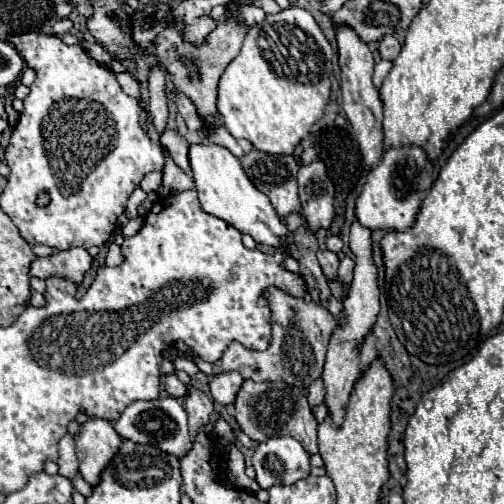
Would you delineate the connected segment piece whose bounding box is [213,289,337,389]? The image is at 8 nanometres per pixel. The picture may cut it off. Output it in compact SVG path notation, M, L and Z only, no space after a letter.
M269 289L269 301L273 313L273 341L269 349L257 353L233 343L229 345L221 361L213 363L213 371L217 375L237 371L243 379L285 381L289 385L299 385L307 389L323 373L325 349L329 345L331 333L337 327L337 319L325 307L313 303L311 299L289 297L289 293L281 289Z

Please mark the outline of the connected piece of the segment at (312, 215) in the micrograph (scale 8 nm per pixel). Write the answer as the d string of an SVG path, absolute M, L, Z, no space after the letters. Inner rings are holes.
M313 159L309 165L299 165L299 199L301 213L311 229L327 229L335 217L333 209L335 187L321 159Z

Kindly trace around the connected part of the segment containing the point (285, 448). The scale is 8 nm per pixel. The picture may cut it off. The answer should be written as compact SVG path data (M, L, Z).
M273 437L257 445L253 455L255 481L261 489L293 485L311 473L309 453L293 437Z

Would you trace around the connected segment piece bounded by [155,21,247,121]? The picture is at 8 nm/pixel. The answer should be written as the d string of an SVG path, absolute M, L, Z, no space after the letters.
M177 21L177 29L169 29L169 33L161 33L161 37L157 37L157 61L165 65L165 71L169 73L175 87L197 105L197 111L205 113L209 121L217 121L217 83L229 61L241 51L247 27L229 29L229 25L217 25L217 29L209 35L209 41L201 49L193 49L193 45L185 45L185 41L181 41L181 25L183 23Z

